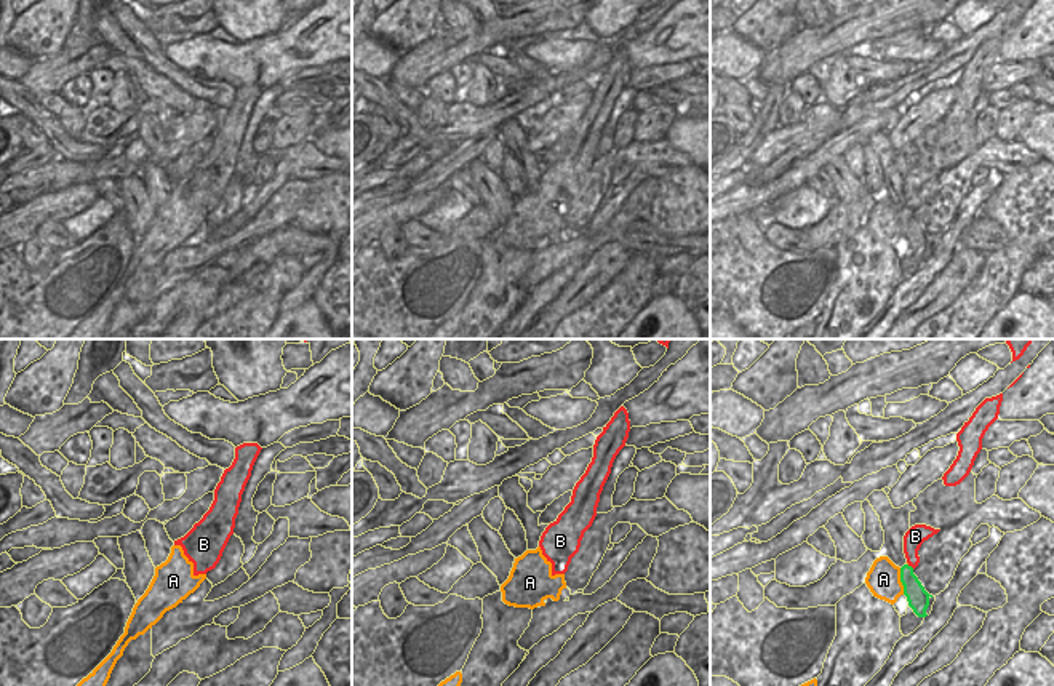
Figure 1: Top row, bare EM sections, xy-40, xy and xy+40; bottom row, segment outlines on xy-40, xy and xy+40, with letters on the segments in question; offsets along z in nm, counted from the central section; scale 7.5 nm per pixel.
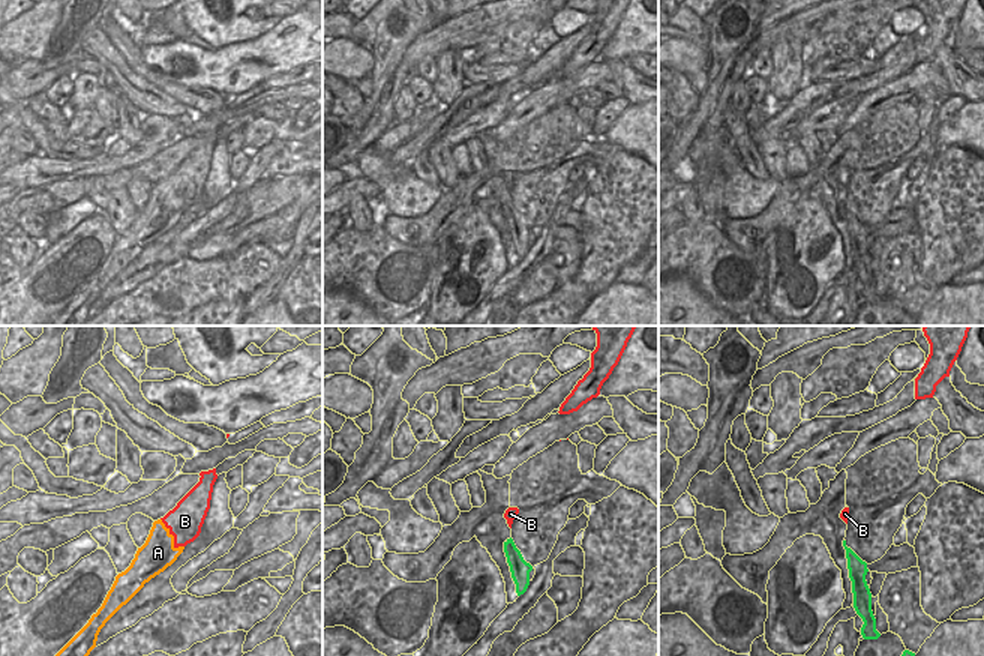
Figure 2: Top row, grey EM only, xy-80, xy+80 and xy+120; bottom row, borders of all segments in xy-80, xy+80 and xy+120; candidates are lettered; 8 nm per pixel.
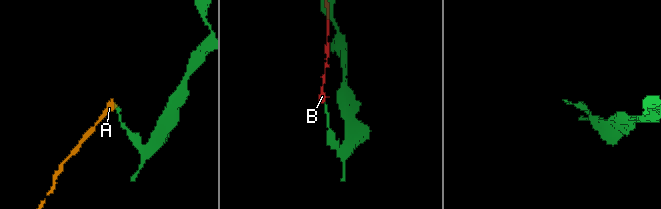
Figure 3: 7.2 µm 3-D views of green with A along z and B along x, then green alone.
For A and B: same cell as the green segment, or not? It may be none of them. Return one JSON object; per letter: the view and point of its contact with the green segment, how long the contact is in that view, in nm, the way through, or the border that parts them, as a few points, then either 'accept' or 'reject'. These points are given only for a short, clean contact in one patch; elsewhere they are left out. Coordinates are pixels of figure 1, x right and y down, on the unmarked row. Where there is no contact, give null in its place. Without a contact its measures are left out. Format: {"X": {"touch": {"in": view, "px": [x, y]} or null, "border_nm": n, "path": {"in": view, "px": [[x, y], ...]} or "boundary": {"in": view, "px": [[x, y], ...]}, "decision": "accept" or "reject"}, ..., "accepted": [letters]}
{"A": {"touch": {"in": "xy+40", "px": [901, 223]}, "border_nm": 200, "boundary": {"in": "xy+40", "px": [[899, 210], [904, 235]]}, "decision": "reject"}, "B": {"touch": {"in": "xy+40", "px": [910, 208]}, "border_nm": 70, "boundary": {"in": "xy+40", "px": [[907, 207], [914, 210]]}, "decision": "reject"}, "accepted": []}

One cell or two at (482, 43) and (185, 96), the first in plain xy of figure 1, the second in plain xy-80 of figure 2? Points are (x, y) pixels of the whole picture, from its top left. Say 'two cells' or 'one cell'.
two cells

